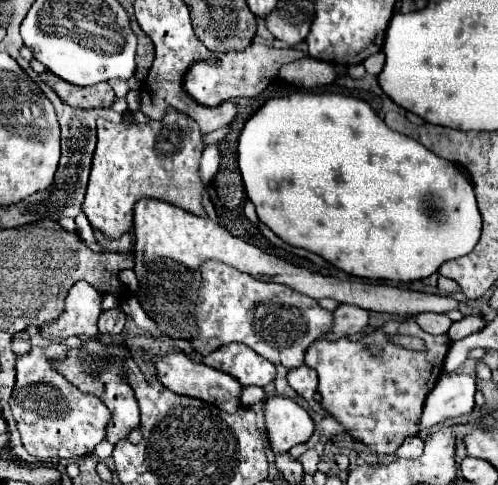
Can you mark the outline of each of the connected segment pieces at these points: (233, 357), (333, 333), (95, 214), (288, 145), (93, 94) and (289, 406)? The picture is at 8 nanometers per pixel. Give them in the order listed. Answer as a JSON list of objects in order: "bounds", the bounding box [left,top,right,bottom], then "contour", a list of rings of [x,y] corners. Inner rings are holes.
[{"bounds":[203,343,275,387],"contour":[[[229,343],[203,357],[203,363],[235,377],[241,385],[265,387],[275,379],[275,365],[241,343]]]},{"bounds":[323,305,369,341],"contour":[[[337,305],[337,309],[333,311],[333,325],[323,337],[333,341],[333,339],[355,335],[367,325],[367,319],[369,319],[369,313],[363,311],[361,307]]]},{"bounds":[81,111,205,239],"contour":[[[169,111],[163,121],[139,125],[115,125],[105,119],[96,122],[97,144],[81,209],[91,227],[103,231],[107,239],[119,239],[119,235],[131,233],[133,207],[145,197],[167,201],[197,217],[205,217],[205,209],[201,205],[203,185],[199,179],[203,135],[191,117],[179,115],[181,113],[177,111]]]},{"bounds":[237,93,481,283],"contour":[[[291,93],[291,95],[285,95],[285,97],[269,99],[241,129],[237,159],[239,159],[239,171],[241,171],[241,177],[243,177],[245,193],[247,193],[249,201],[255,205],[259,219],[275,235],[279,235],[285,243],[289,243],[293,247],[301,247],[301,249],[307,249],[311,253],[321,255],[325,261],[329,261],[337,269],[341,269],[349,275],[361,277],[361,279],[385,279],[385,281],[407,283],[407,281],[417,281],[417,279],[431,277],[443,263],[459,259],[459,257],[471,253],[473,247],[479,241],[479,235],[481,235],[481,213],[478,209],[472,182],[465,175],[465,171],[459,165],[455,165],[451,161],[445,161],[445,159],[437,157],[435,153],[427,151],[427,147],[423,147],[415,139],[389,129],[385,125],[385,121],[381,117],[377,117],[375,111],[365,101],[349,97],[349,95],[339,95],[339,93]],[[431,199],[435,199],[435,203],[439,207],[439,215],[435,215],[435,217],[429,215],[429,203],[427,201],[431,201]]]},{"bounds":[41,73,115,109],"contour":[[[53,73],[41,75],[43,83],[47,83],[67,105],[75,109],[93,109],[93,107],[111,107],[115,101],[114,90],[109,83],[99,83],[91,87],[77,87]]]},{"bounds":[263,395,313,455],"contour":[[[273,395],[263,403],[265,431],[275,455],[287,453],[293,445],[307,443],[313,435],[311,415],[291,397]]]}]

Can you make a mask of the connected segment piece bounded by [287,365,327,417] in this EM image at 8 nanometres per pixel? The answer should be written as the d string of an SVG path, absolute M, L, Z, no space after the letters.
M307 365L297 367L297 369L291 369L289 375L287 375L287 381L289 381L289 385L291 385L299 395L303 395L303 397L309 401L309 405L311 405L317 413L321 413L321 415L327 417L327 413L325 413L325 411L319 407L319 403L315 401L315 391L317 391L317 371L315 371L315 369L309 369Z

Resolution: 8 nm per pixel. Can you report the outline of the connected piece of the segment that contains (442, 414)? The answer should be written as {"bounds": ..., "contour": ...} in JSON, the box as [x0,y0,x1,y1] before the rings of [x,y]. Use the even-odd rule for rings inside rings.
{"bounds":[419,373,475,431],"contour":[[[449,373],[441,377],[423,403],[419,431],[471,413],[475,407],[475,391],[475,377],[471,375]]]}

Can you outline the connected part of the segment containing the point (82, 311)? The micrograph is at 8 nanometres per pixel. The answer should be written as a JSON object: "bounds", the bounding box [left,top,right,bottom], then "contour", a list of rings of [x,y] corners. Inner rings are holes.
{"bounds":[43,281,103,337],"contour":[[[77,281],[67,295],[65,311],[55,325],[43,327],[43,337],[85,337],[87,333],[97,333],[97,319],[101,309],[103,293],[97,291],[87,281]]]}

